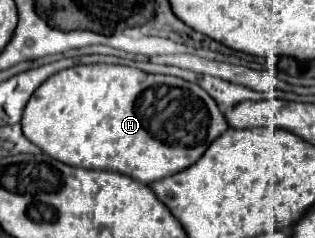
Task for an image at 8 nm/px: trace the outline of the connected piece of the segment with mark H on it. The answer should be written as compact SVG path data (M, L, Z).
M75 65L49 77L25 105L21 119L25 137L47 155L71 167L123 173L151 185L191 167L207 147L229 129L213 97L197 83L171 75L151 75L123 65Z

